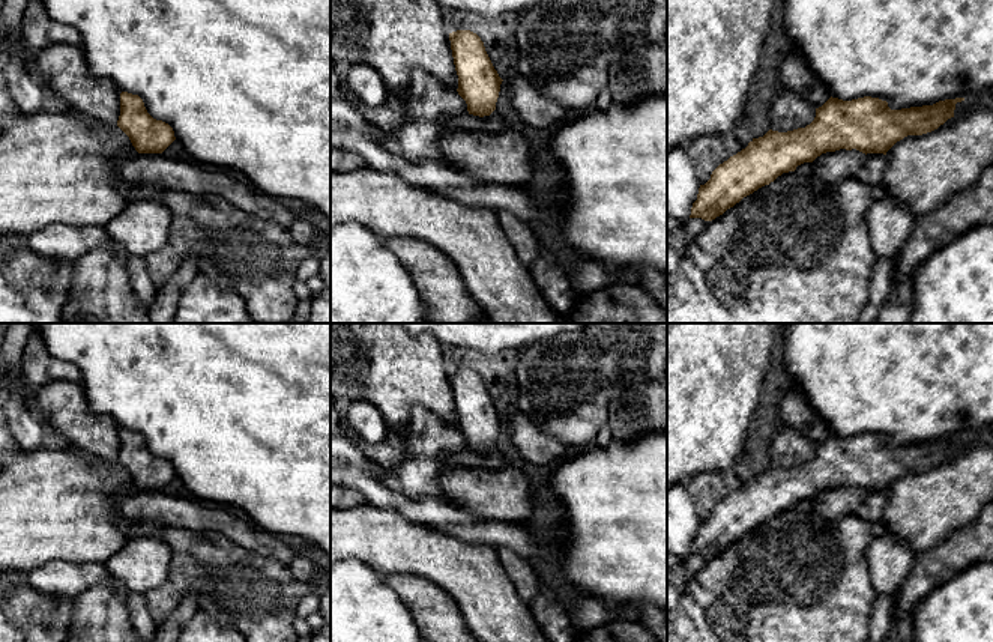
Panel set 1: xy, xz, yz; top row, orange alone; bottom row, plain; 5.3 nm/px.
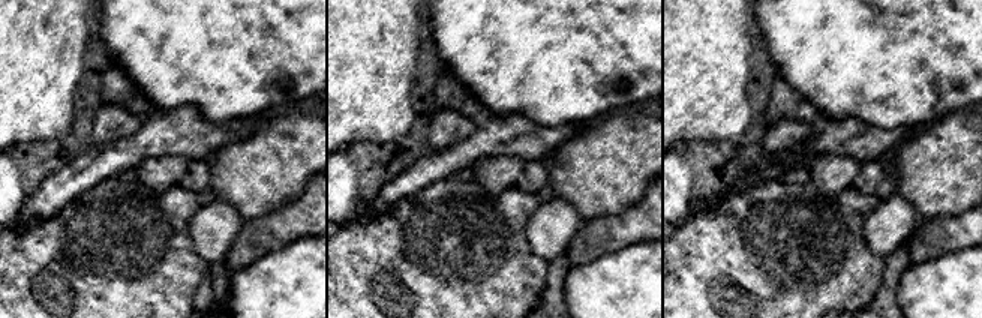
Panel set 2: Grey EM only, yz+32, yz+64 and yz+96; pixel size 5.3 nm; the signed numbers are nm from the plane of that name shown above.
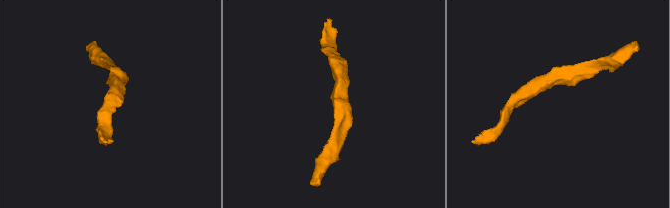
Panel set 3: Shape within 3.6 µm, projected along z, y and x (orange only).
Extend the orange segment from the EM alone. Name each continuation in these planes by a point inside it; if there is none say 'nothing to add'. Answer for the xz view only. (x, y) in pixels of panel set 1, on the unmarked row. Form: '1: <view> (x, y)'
nothing to add

